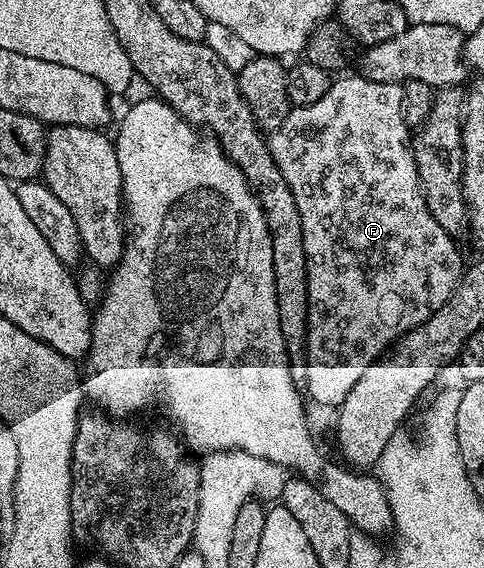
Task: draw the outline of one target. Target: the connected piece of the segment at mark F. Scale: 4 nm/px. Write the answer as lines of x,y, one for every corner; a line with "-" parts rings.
353,73
346,79
334,78
329,84
327,93
323,93
323,97
315,101
315,105
293,107
287,113
287,121
283,121
283,125
279,125
279,129
275,129
268,136
271,157
275,157
275,165
279,165
279,173
283,173
283,181
291,185
295,205
299,209
299,221
303,221
303,249
307,249
307,297
309,298
303,387
307,395
307,390
309,390
308,398
310,400
313,398
321,407
340,408
347,393
351,393
355,381
363,377
367,365
382,358
387,348
396,344
398,338
406,335
412,327
420,327
421,324
427,322
449,300
463,274
461,251
453,244
456,243
454,236
448,235
443,225
435,221
425,200
425,190
421,188
421,178
413,156
411,128
403,121
404,100
405,88
399,83
371,81
364,79
359,73

